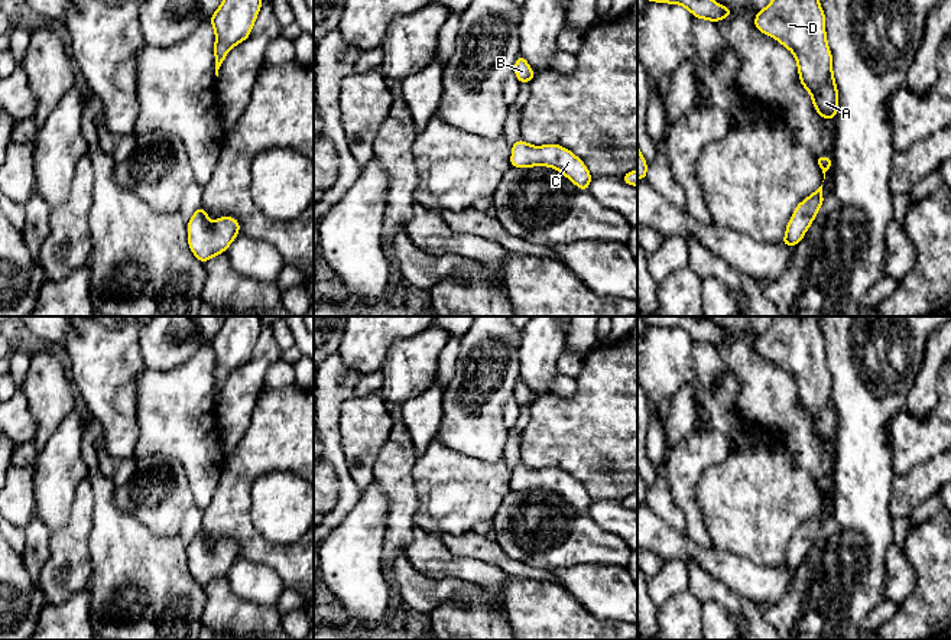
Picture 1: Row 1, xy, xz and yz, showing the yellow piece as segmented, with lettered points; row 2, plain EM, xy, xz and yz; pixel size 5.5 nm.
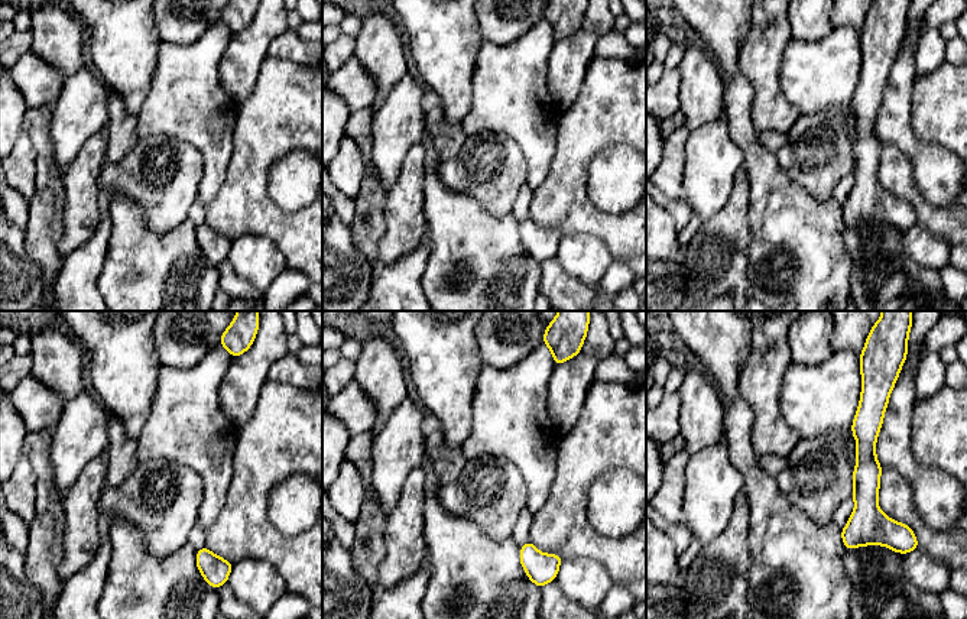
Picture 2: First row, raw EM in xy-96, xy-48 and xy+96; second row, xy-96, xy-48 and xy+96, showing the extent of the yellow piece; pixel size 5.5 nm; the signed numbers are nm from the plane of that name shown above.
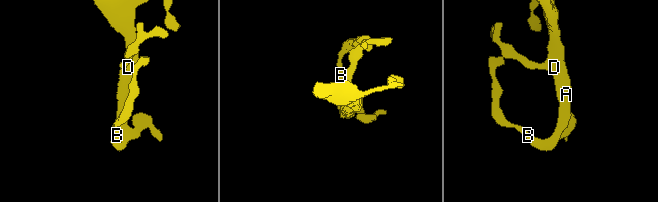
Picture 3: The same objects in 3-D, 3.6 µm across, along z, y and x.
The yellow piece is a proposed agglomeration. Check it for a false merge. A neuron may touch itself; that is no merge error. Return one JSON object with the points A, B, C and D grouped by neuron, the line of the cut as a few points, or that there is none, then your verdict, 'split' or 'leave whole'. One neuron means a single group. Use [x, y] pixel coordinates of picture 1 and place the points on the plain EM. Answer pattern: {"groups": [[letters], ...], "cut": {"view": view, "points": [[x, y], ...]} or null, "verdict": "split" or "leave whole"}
{"groups": [["A", "B", "C", "D"]], "cut": null, "verdict": "leave whole"}

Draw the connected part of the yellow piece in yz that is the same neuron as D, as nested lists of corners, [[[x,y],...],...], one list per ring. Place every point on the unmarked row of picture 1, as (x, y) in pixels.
[[[773,316],[770,328],[756,337],[754,350],[793,377],[814,432],[822,442],[835,444],[838,415],[818,318]]]

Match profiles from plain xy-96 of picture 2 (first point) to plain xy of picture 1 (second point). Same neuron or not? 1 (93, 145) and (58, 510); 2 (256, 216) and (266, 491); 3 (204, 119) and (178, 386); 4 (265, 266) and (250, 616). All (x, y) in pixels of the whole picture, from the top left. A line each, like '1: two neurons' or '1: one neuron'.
1: two neurons
2: two neurons
3: one neuron
4: two neurons

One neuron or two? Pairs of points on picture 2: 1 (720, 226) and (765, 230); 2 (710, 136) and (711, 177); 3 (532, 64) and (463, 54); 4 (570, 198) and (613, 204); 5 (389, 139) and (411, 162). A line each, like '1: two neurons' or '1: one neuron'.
1: two neurons
2: one neuron
3: two neurons
4: two neurons
5: two neurons

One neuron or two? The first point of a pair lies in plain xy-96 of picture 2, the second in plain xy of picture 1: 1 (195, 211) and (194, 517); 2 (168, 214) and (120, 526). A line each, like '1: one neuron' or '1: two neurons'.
1: one neuron
2: two neurons

